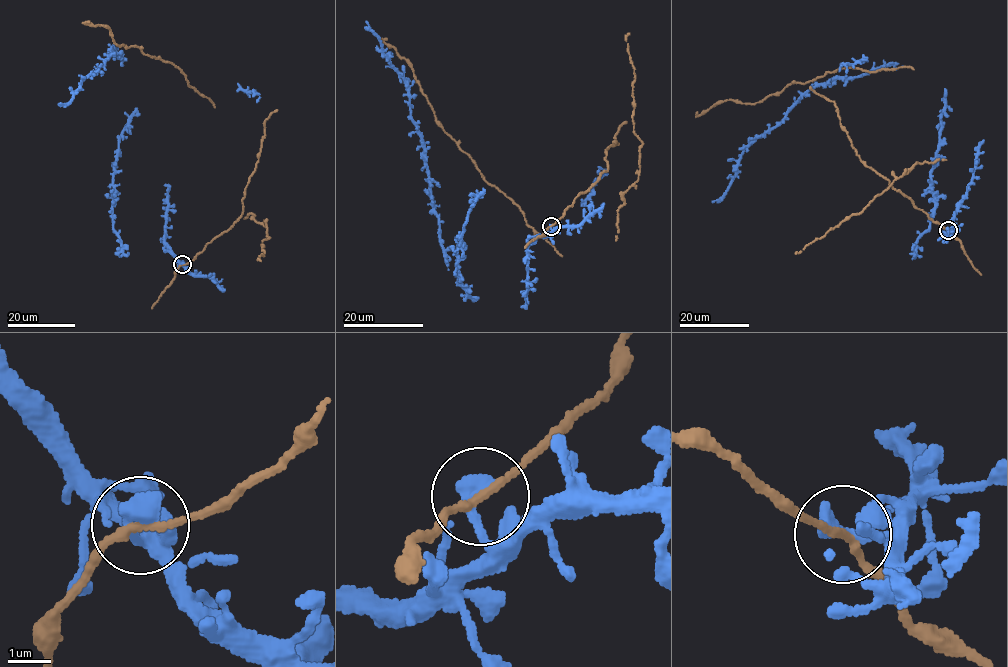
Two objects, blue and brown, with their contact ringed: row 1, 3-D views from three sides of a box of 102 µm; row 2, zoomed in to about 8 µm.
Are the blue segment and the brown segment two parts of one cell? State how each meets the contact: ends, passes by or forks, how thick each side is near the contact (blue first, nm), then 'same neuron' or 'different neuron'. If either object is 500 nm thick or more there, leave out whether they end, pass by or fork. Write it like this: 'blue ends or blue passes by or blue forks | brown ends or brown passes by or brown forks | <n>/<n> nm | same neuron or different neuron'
blue ends | brown passes by | 440/170 nm | same neuron

